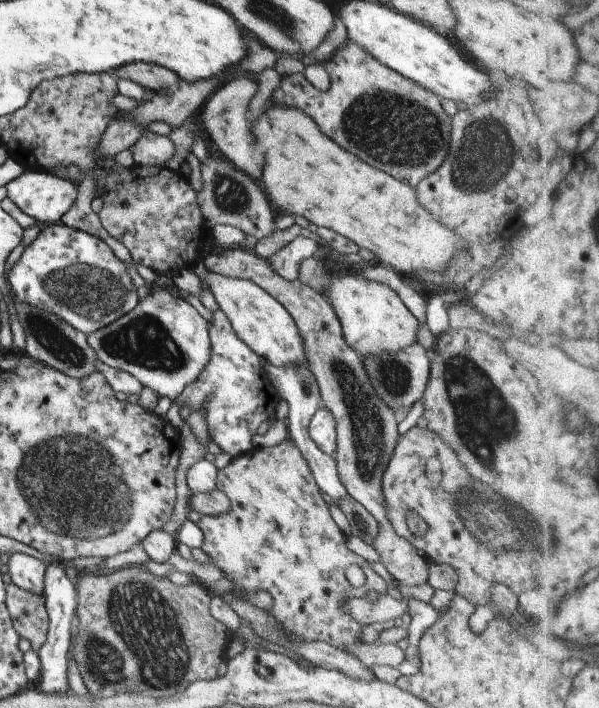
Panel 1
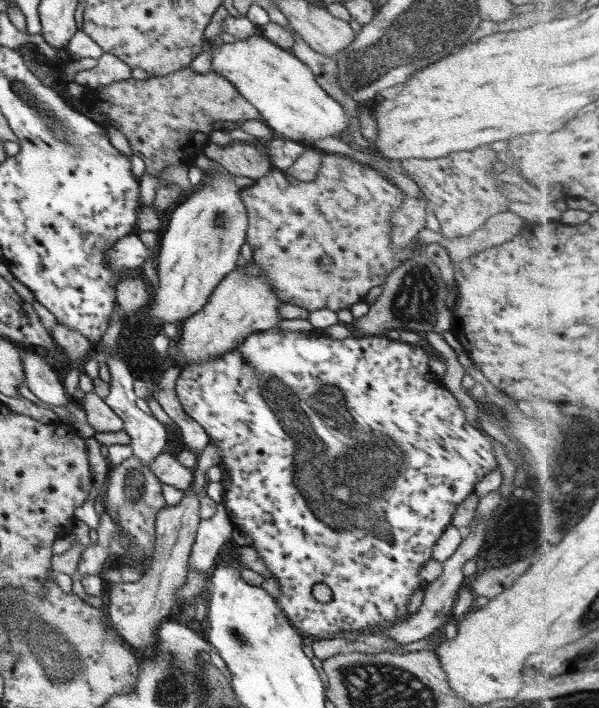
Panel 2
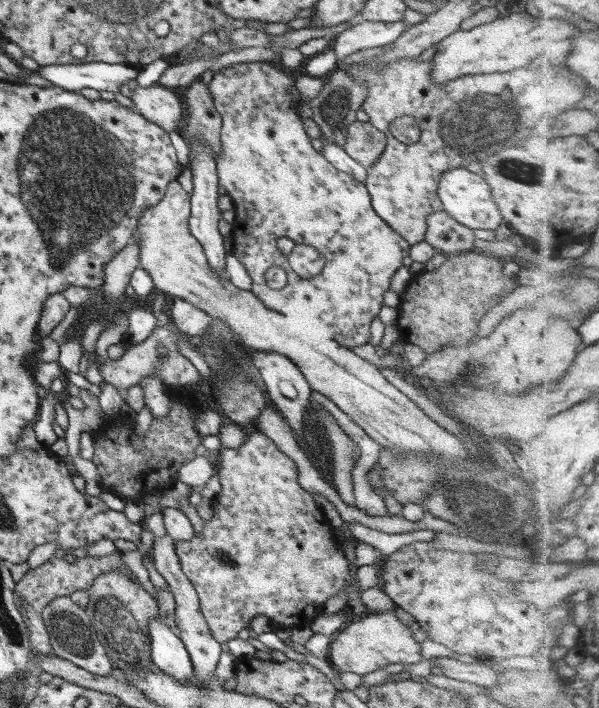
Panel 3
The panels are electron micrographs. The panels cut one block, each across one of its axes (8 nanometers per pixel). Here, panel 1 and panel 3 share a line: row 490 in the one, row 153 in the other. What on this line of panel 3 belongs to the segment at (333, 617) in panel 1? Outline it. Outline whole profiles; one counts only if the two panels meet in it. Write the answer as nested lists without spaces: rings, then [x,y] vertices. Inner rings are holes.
[[[244,62],[241,64],[232,64],[232,66],[226,66],[225,68],[218,69],[214,72],[213,80],[210,82],[209,90],[213,95],[213,101],[218,114],[222,118],[221,127],[221,141],[222,152],[221,156],[217,158],[217,175],[220,179],[219,185],[226,190],[228,196],[233,201],[235,210],[235,218],[233,221],[234,230],[232,232],[232,252],[237,256],[238,260],[242,262],[242,266],[246,268],[250,275],[252,286],[251,291],[272,310],[278,311],[280,314],[286,315],[288,322],[294,322],[294,326],[298,326],[298,330],[302,330],[302,334],[306,334],[306,338],[314,338],[314,342],[338,342],[342,345],[342,348],[350,350],[356,346],[362,346],[371,342],[371,322],[372,319],[378,316],[380,309],[382,308],[384,298],[384,292],[391,288],[391,278],[398,269],[402,268],[403,260],[406,256],[409,256],[411,244],[406,242],[406,239],[398,234],[387,222],[384,222],[382,218],[376,214],[374,207],[372,206],[372,199],[366,185],[363,182],[358,181],[352,175],[343,173],[338,170],[331,162],[326,160],[326,157],[316,151],[312,146],[311,138],[306,134],[304,126],[302,125],[303,117],[298,114],[299,102],[291,97],[289,88],[295,87],[294,78],[290,78],[287,73],[280,72],[272,65],[265,62]],[[281,236],[287,236],[291,238],[296,245],[307,244],[313,246],[322,253],[326,264],[324,269],[315,274],[314,277],[301,277],[296,272],[292,271],[290,264],[288,263],[287,256],[281,253],[276,246],[276,238]],[[272,266],[280,266],[287,272],[287,283],[284,288],[280,290],[272,290],[265,281],[265,272]]]

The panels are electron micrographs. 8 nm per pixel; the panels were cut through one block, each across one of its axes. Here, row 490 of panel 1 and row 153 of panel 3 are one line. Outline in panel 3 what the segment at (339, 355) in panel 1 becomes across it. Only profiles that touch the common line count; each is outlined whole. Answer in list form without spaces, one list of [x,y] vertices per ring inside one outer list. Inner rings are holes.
[[[355,121],[348,126],[348,135],[342,148],[350,158],[370,168],[385,152],[387,137],[369,122]]]

